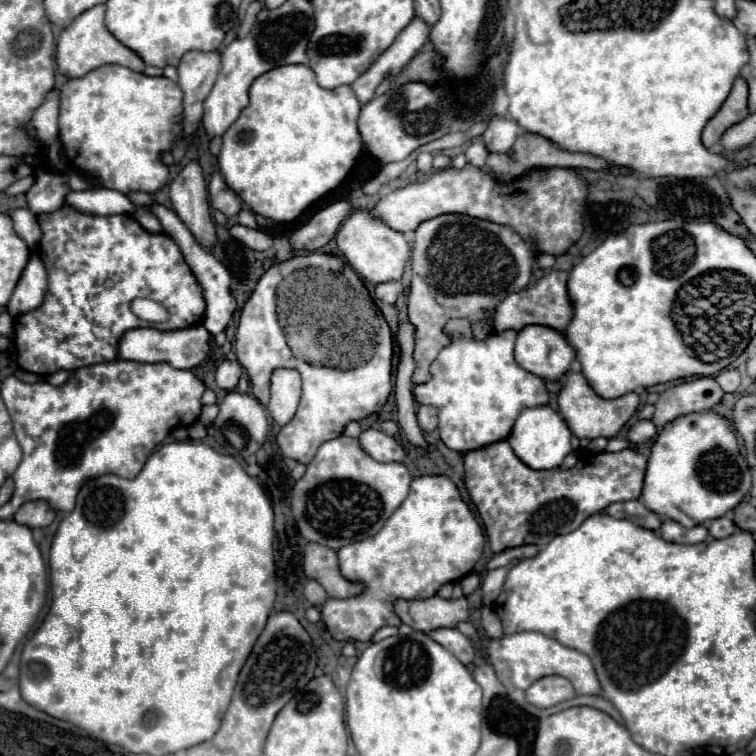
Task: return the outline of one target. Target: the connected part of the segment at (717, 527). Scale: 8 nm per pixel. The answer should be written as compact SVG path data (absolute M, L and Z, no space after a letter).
M731 515L707 521L705 525L707 525L707 529L709 529L709 533L711 533L713 539L723 539L723 537L729 537L731 533L737 531L737 525L735 525L735 521L733 521Z

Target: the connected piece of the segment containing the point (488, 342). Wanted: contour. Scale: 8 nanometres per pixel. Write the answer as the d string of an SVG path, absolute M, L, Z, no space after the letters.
M451 319L445 325L445 331L453 337L451 345L445 347L437 359L431 363L431 381L423 385L415 385L415 399L421 405L435 405L439 409L439 433L441 441L459 453L467 453L473 449L481 449L495 441L507 439L517 415L525 407L537 407L549 403L549 393L541 377L525 371L513 359L513 343L517 333L513 329L493 333L485 341L475 341L471 335L471 325L467 319Z

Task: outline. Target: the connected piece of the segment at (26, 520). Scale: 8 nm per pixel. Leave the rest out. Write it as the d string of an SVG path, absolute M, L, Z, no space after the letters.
M29 501L19 507L19 511L13 517L17 523L27 527L49 527L55 519L55 509L49 507L45 501Z

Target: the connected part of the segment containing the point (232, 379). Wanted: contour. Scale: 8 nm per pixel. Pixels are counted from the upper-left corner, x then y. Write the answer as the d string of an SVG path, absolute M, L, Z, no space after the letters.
M225 359L219 367L217 367L217 373L215 373L215 379L217 379L217 385L225 391L233 391L239 383L239 377L243 375L243 367L239 365L239 361L229 361Z

